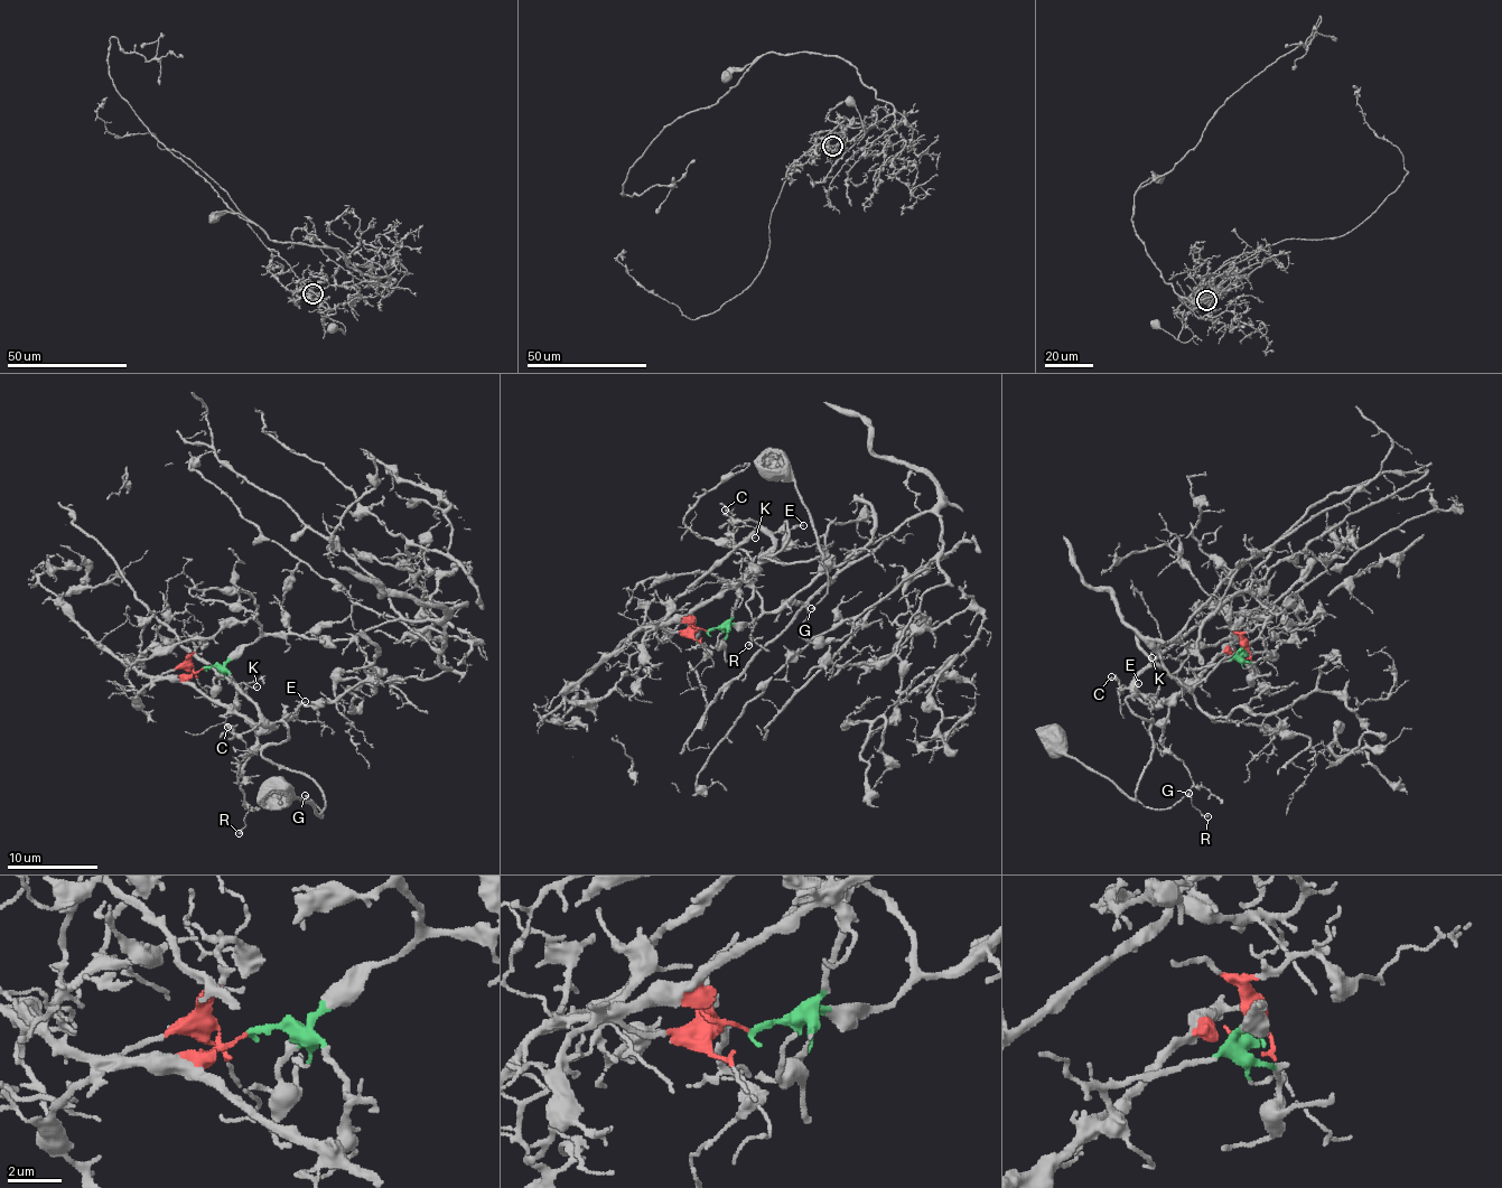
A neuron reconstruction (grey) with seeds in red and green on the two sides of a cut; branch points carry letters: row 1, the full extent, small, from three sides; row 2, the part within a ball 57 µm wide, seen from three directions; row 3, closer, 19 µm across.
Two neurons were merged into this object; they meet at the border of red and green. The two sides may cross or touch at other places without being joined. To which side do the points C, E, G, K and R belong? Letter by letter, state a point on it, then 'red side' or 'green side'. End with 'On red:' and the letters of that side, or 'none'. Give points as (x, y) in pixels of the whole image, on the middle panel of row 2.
C: place (725, 510); red side
E: place (803, 525); red side
G: place (811, 608); red side
K: place (755, 538); red side
R: place (748, 645); red side
On red: C, E, G, K, R

